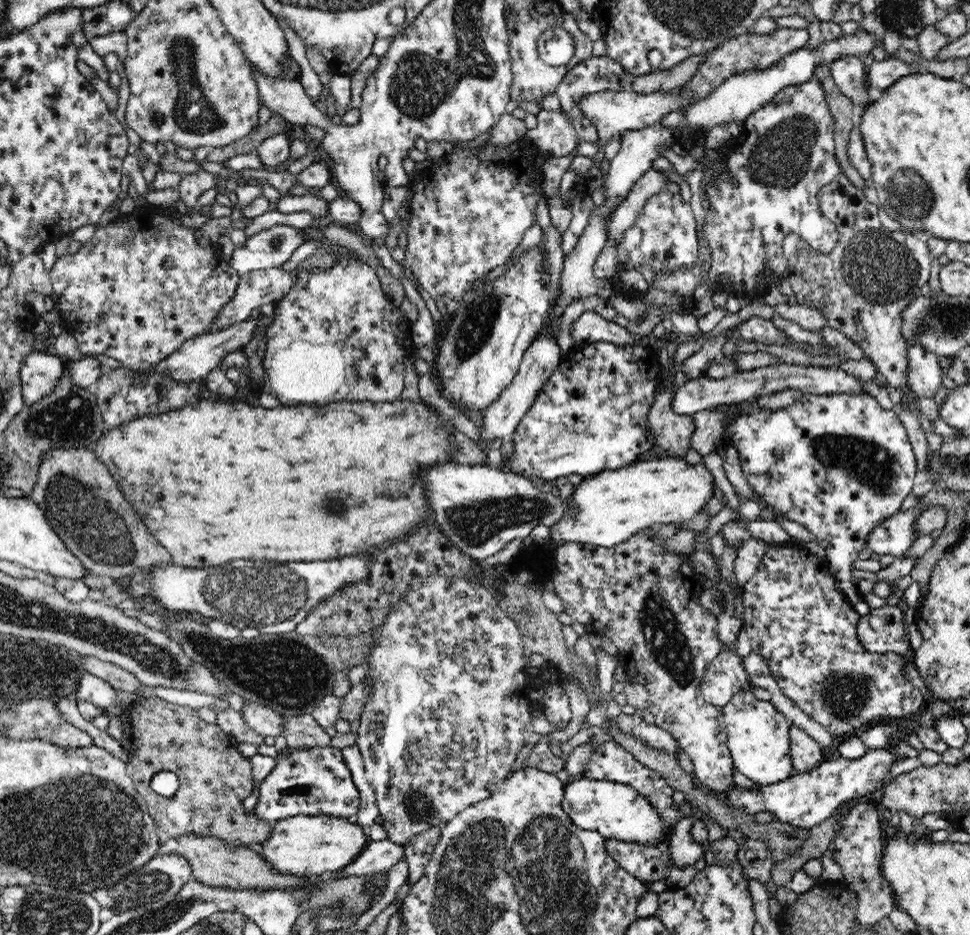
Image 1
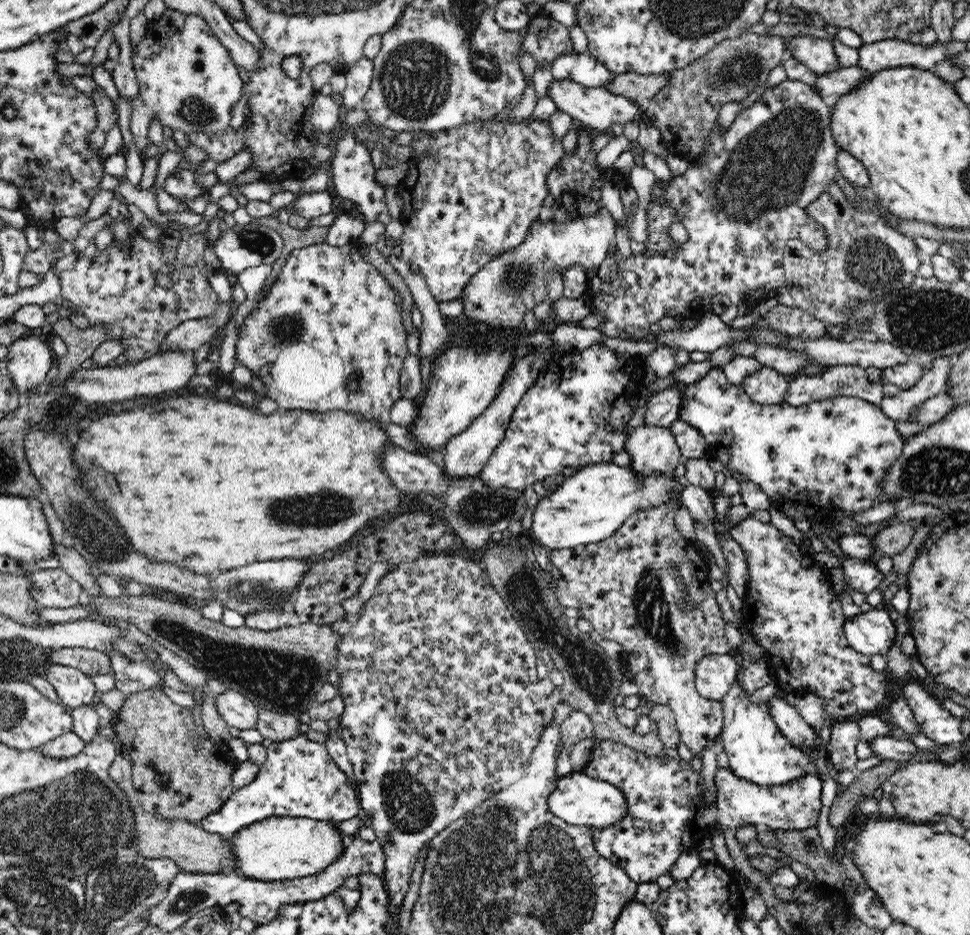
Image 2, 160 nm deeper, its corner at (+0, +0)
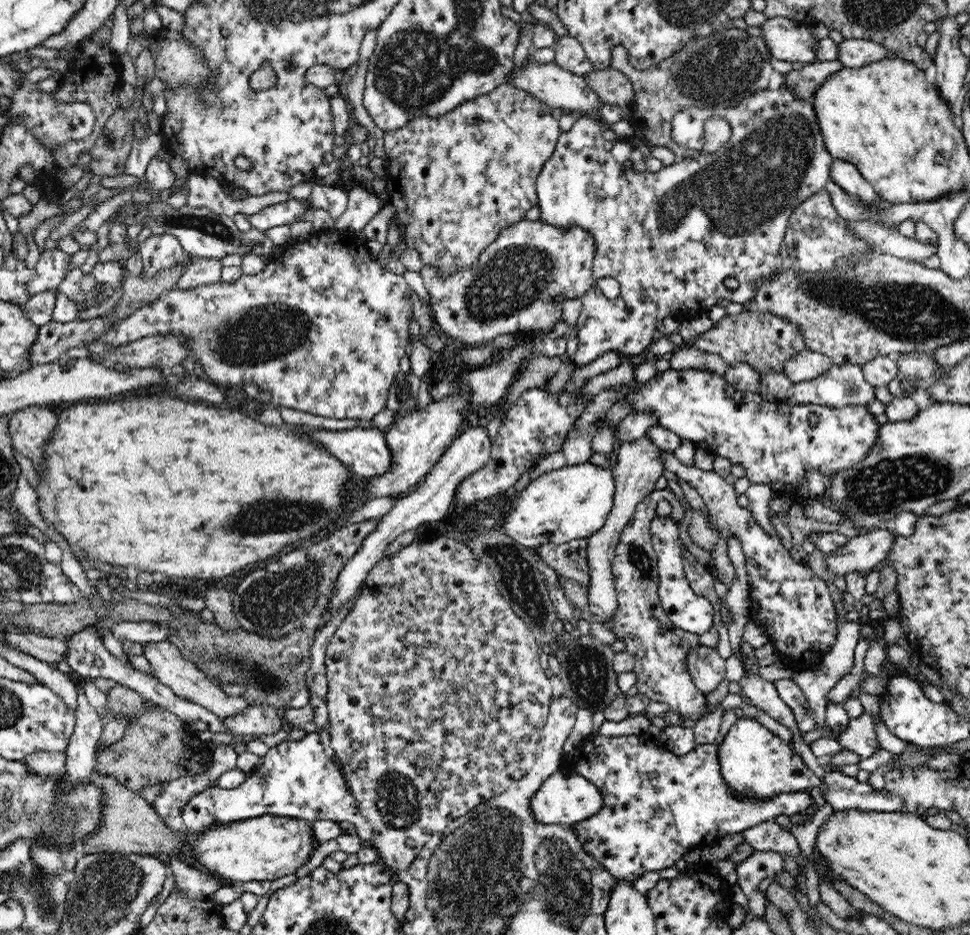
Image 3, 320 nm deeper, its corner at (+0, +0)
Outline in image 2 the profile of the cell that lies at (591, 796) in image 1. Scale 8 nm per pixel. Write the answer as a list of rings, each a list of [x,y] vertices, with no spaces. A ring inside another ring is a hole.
[[[572,772],[559,777],[556,788],[548,797],[548,809],[552,815],[573,826],[584,826],[590,829],[616,826],[626,816],[626,799],[624,793],[613,784],[596,780],[584,772]]]

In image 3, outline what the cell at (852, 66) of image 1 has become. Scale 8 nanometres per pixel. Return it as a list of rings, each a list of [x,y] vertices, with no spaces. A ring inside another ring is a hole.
[[[775,16],[762,23],[761,37],[765,40],[773,59],[786,62],[808,62],[816,60],[815,50],[818,41],[807,26],[792,19]]]

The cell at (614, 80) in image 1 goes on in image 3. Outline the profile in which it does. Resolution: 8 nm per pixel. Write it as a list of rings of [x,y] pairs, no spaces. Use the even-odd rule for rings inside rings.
[[[570,35],[558,36],[553,48],[555,49],[554,63],[572,74],[582,77],[596,69],[587,59],[580,41]]]

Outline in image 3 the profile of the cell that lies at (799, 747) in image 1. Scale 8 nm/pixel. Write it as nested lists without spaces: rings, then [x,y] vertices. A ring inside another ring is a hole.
[[[743,642],[737,654],[745,671],[744,677],[739,681],[742,687],[742,697],[751,705],[764,711],[775,721],[787,727],[792,733],[799,732],[801,734],[798,725],[796,725],[796,715],[792,713],[792,709],[782,702],[775,685],[764,680],[758,673],[760,663],[756,660],[754,650],[755,648],[752,645]]]

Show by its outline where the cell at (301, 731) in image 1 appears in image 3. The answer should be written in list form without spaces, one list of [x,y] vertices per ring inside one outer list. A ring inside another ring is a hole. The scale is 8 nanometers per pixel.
[[[250,706],[230,718],[222,718],[227,733],[235,736],[245,736],[246,734],[266,734],[272,736],[280,729],[286,728],[282,721],[280,710],[274,709],[272,706]]]

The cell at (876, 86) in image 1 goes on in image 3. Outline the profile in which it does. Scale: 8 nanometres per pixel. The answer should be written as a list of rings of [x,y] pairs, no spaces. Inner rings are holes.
[[[816,61],[799,70],[790,70],[783,76],[785,86],[789,86],[798,100],[813,100],[813,94],[822,86],[827,76],[838,72],[843,64],[838,61]]]

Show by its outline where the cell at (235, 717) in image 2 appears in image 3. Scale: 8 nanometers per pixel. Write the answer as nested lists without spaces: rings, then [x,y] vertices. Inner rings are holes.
[[[170,641],[146,643],[142,645],[143,655],[150,662],[156,677],[161,684],[168,686],[178,697],[187,699],[195,704],[204,706],[208,711],[220,718],[230,718],[248,708],[246,700],[241,696],[228,696],[219,684],[208,678],[205,672],[192,661],[184,658],[180,649]]]

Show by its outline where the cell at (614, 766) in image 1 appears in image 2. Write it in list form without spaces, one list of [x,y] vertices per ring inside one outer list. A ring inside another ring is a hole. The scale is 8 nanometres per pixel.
[[[597,740],[590,752],[590,760],[585,764],[582,772],[596,780],[604,780],[613,784],[624,793],[626,799],[626,816],[608,828],[592,829],[595,849],[600,856],[607,858],[612,864],[621,868],[636,883],[656,881],[659,876],[670,874],[674,862],[680,854],[690,851],[694,843],[708,834],[710,826],[720,827],[722,830],[738,829],[749,824],[772,830],[805,830],[817,827],[821,813],[820,793],[822,781],[811,771],[806,776],[792,780],[782,786],[764,787],[749,780],[738,778],[730,769],[717,768],[714,777],[716,786],[716,803],[708,804],[704,799],[704,780],[700,775],[697,763],[684,760],[676,762],[672,758],[651,758],[642,752],[633,750],[620,742],[612,740]]]

